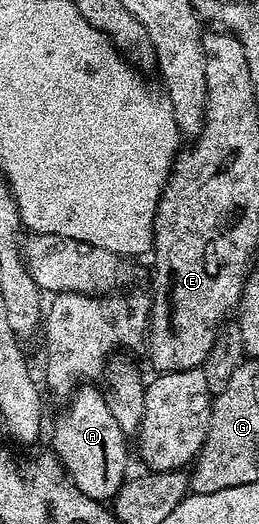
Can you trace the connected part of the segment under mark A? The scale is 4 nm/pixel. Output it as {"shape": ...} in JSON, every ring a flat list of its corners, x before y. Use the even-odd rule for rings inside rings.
{"shape":[[86,383,75,389,68,401,70,406,55,419,52,451,66,469,66,474,70,476,72,483,76,487,80,487,80,491,84,491,84,495,88,495,88,499,106,503,116,496,122,482,127,480,126,441,128,441,128,437,127,434,120,431,120,423,116,423,112,411,108,411,105,392,101,388,92,389,91,387,91,384]]}

